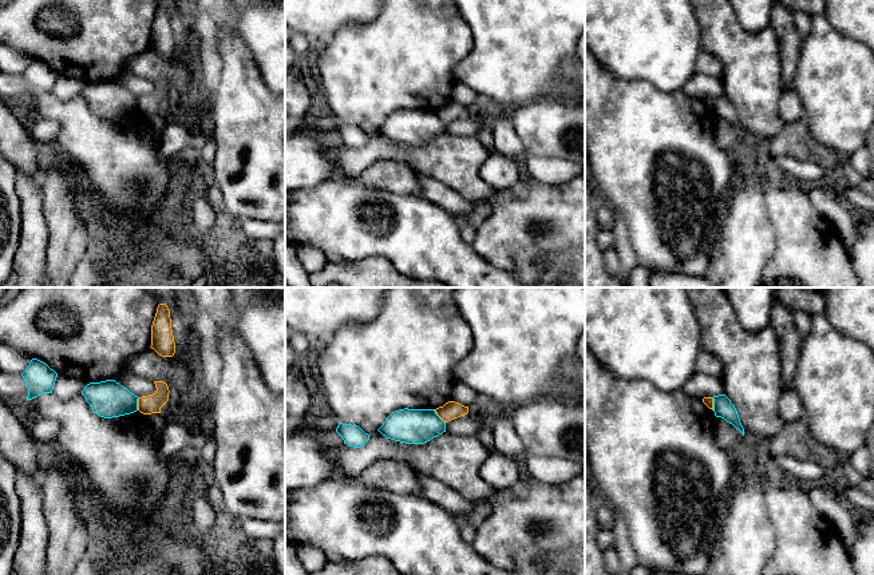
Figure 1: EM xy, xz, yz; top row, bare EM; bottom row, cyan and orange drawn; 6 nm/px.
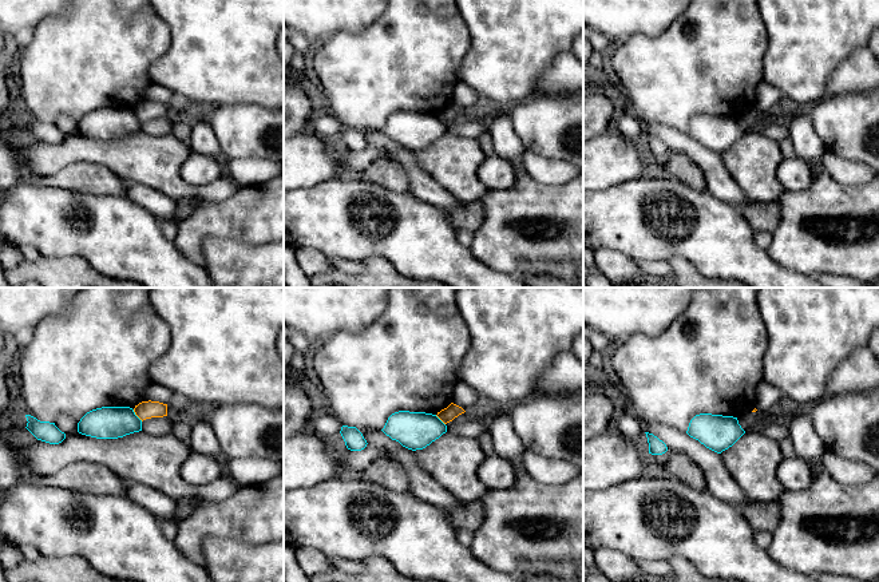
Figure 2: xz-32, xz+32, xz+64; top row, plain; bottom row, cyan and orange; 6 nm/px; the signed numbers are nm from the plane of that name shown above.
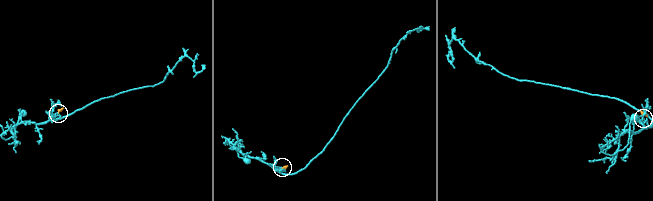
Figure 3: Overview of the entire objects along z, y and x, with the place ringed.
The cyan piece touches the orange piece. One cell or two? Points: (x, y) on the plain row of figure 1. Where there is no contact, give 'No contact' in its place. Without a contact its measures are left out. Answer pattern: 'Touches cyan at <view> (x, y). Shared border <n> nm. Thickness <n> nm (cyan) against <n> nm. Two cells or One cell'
Touches cyan at xz (438, 117). Shared border 110 nm. Thickness 200 nm (cyan) against 110 nm. Two cells

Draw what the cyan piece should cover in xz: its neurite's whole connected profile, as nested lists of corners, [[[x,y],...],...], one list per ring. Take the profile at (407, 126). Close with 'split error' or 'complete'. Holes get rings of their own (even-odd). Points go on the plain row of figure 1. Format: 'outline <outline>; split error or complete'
outline [[[399,110],[377,130],[387,139],[406,144],[424,144],[446,132],[446,123],[435,110]]]; complete

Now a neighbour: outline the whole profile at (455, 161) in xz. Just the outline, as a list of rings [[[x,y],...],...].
[[[443,132],[424,144],[369,138],[364,147],[353,148],[344,144],[329,150],[329,154],[339,177],[357,175],[375,162],[387,159],[410,166],[472,202],[487,199],[498,191],[515,197],[525,197],[529,191],[529,186],[521,179],[514,186],[499,190],[480,178],[480,167],[490,154],[476,136]]]

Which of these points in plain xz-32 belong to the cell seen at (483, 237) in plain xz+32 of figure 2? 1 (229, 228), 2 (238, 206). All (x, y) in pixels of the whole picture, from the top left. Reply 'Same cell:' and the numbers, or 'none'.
Same cell: 1, 2

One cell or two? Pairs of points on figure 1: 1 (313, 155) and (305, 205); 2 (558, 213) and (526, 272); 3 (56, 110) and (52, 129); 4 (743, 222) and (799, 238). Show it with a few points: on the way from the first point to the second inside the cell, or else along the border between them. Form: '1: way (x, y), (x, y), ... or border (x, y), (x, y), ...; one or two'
1: border (337, 177), (299, 190); two
2: border (568, 249), (518, 248), (511, 270); two
3: border (38, 115), (59, 125), (48, 147); two
4: border (763, 202), (775, 242), (775, 250), (767, 262); two

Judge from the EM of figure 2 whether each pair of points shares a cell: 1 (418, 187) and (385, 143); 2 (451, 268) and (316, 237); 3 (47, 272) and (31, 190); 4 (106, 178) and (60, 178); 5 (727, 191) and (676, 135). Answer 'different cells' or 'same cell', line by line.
1: same cell
2: same cell
3: different cells
4: same cell
5: same cell

